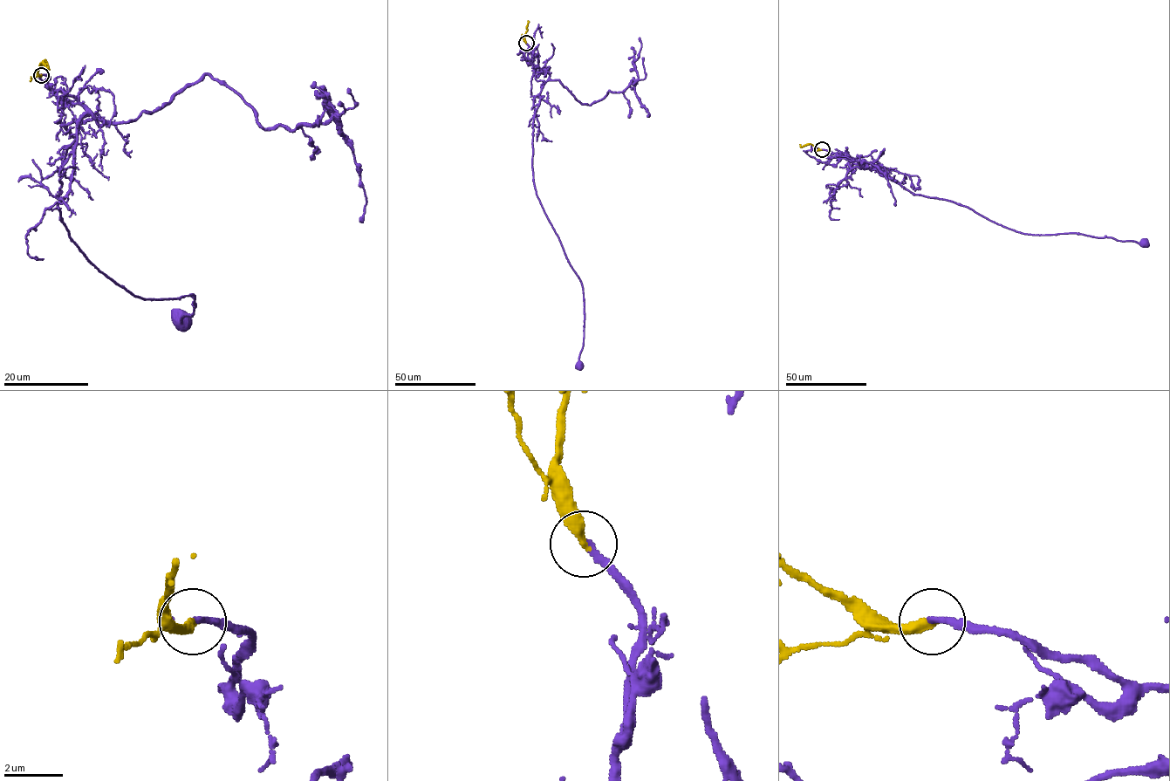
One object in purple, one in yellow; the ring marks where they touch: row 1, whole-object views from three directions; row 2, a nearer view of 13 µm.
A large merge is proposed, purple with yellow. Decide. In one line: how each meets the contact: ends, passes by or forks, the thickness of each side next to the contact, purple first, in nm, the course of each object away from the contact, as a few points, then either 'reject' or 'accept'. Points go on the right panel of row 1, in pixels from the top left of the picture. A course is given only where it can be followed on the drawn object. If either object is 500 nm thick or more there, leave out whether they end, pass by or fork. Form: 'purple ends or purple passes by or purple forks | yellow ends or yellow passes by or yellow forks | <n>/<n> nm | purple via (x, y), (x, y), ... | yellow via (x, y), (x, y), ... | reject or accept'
purple ends | yellow ends | 240/320 nm | purple via (822, 149), (843, 154), (851, 168), (875, 167), (915, 194), (960, 203), (1016, 231), (1079, 233), (1144, 243) | yellow via (822, 149), (810, 143), (799, 144) | accept

